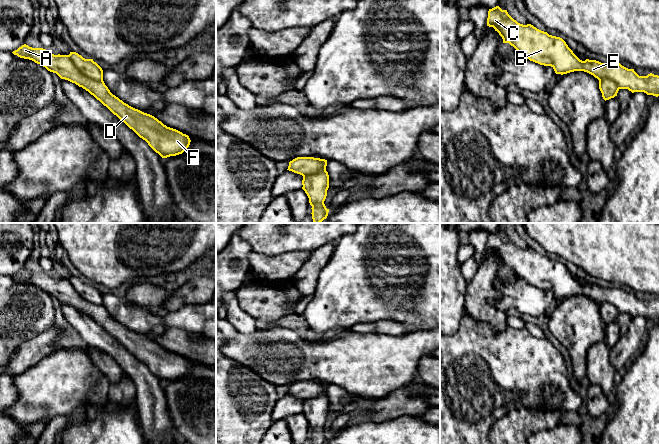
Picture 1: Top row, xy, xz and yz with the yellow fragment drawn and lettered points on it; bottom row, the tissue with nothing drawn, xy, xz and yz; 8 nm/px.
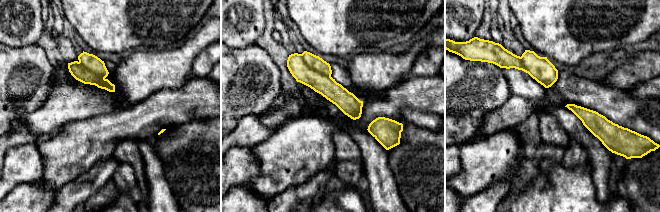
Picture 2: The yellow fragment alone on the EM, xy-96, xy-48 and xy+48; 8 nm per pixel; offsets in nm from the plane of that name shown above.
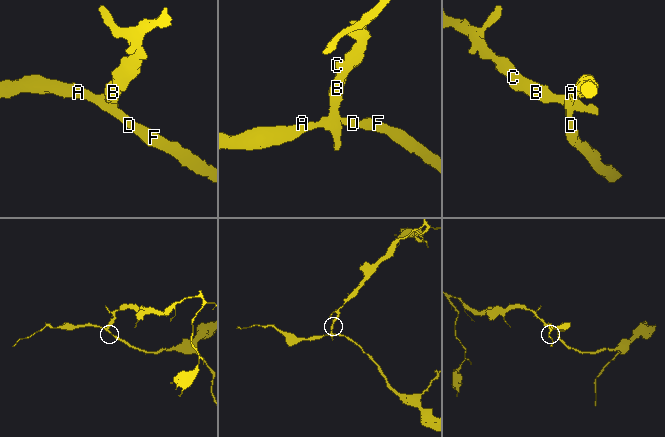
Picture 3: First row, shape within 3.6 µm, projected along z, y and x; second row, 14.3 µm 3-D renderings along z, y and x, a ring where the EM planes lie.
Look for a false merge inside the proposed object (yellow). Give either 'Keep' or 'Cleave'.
Cleave

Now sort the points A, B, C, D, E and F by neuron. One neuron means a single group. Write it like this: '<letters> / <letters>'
A D F / B C E

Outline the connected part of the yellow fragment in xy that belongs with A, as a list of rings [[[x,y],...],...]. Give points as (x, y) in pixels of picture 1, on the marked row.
[[[26,44],[12,53],[40,64],[61,79],[75,83],[88,91],[162,158],[182,154],[189,147],[191,140],[188,135],[167,127],[154,116],[124,103],[110,92],[104,81],[95,81],[84,76],[75,67],[69,55],[54,55],[46,49],[32,48]]]

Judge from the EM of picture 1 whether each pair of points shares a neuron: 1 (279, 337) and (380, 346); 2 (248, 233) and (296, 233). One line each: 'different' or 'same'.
1: same
2: same

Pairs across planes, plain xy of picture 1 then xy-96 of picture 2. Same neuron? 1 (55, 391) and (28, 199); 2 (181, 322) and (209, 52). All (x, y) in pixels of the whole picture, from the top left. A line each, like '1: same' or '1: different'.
1: different
2: different

